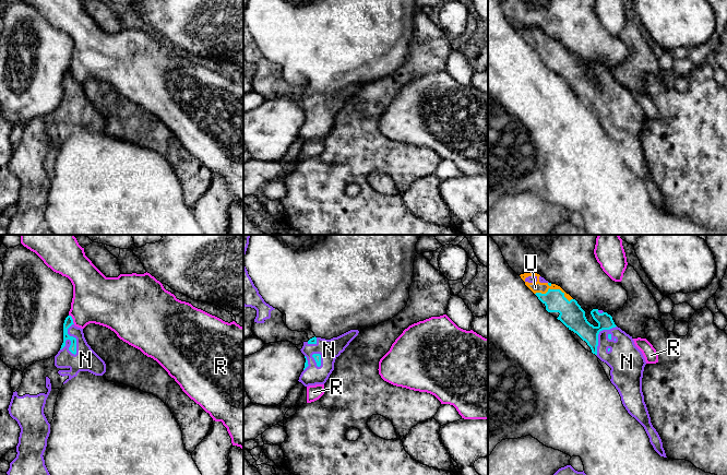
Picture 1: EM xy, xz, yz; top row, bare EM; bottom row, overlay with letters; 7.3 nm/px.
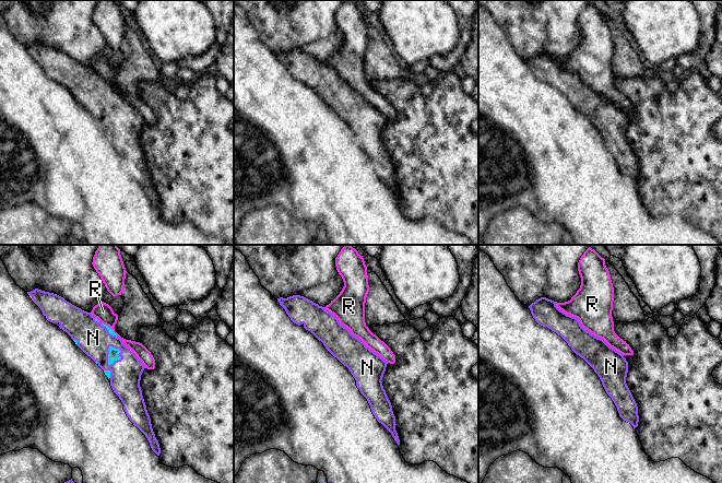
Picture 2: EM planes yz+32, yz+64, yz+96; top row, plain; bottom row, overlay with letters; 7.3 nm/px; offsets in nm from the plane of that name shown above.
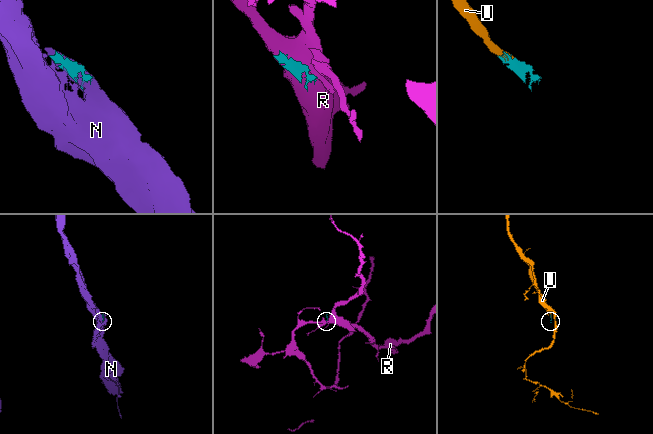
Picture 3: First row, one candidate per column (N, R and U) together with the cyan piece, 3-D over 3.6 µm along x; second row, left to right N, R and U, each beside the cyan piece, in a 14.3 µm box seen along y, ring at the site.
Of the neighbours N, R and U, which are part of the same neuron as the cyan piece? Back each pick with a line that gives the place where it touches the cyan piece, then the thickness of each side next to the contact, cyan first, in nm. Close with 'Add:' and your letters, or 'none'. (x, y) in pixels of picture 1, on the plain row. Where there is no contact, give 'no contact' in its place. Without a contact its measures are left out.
N: meets cyan in xy at (75, 94); 60 nm thick on the cyan side, 170 nm on the other
U: meets cyan in yz at (555, 45); 180 nm thick on the cyan side, 80 nm on the other
Add: N, U

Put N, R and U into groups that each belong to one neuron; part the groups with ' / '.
N U / R

